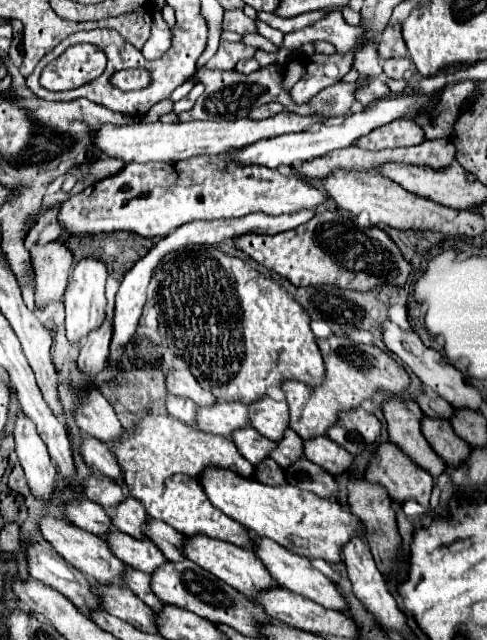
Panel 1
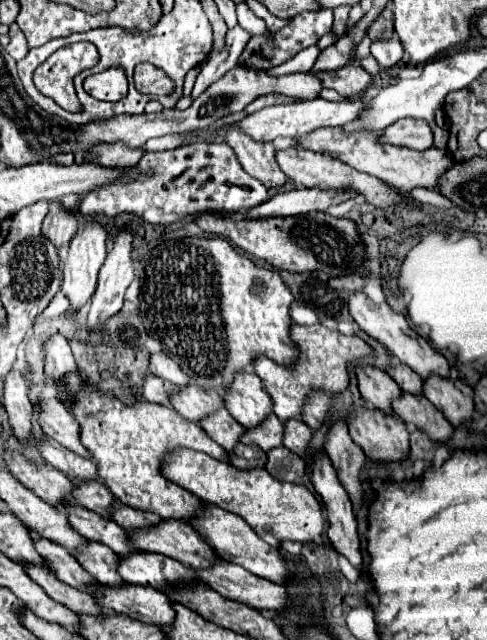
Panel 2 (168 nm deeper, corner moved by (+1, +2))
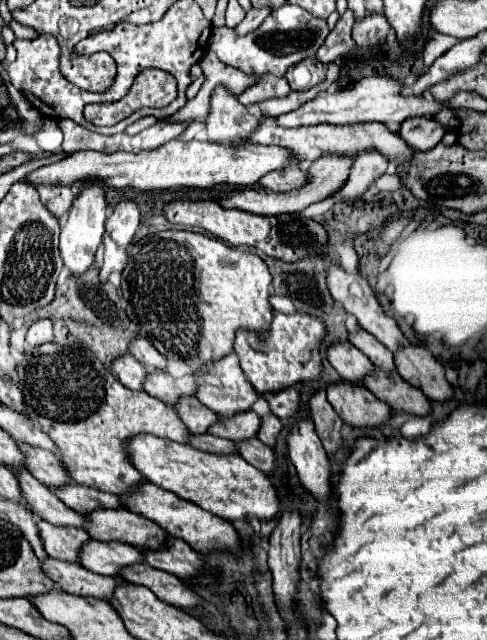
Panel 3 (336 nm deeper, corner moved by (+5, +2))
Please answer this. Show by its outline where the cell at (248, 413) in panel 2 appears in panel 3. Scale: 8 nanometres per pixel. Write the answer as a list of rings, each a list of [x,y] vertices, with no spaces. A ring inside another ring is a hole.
[[[229,354],[217,364],[209,364],[197,378],[197,398],[215,414],[231,418],[247,412],[259,394],[239,368],[237,356]]]

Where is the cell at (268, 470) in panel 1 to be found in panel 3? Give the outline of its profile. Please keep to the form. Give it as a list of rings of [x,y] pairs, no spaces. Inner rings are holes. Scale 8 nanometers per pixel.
[[[201,434],[201,436],[191,436],[189,440],[191,446],[205,450],[205,452],[215,452],[215,454],[237,454],[235,442],[211,436],[211,434]]]

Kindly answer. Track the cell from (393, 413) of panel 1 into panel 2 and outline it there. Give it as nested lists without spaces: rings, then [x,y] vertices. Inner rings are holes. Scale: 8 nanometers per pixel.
[[[367,364],[367,366],[357,366],[355,376],[357,376],[359,392],[367,404],[377,406],[383,412],[393,412],[391,400],[401,396],[401,388],[395,384],[395,380],[387,372]]]

